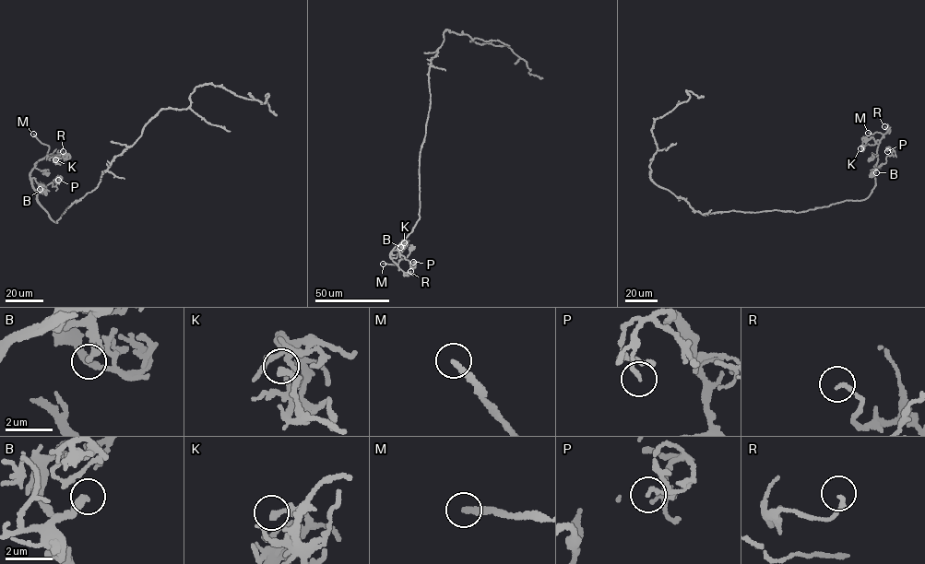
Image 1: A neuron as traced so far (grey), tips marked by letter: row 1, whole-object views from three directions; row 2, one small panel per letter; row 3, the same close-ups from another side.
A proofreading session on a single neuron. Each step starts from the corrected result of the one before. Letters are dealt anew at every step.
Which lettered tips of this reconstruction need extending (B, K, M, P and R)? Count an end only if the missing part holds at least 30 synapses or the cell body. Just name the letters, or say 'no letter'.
M

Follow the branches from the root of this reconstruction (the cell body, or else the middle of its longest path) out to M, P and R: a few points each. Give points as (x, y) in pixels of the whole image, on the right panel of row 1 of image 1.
M: (729, 211), (799, 213), (847, 200), (864, 199), (875, 185), (877, 152), (883, 135), (880, 133), (868, 133)
P: (729, 211), (799, 213), (863, 200), (875, 185), (873, 167), (892, 155), (889, 146), (887, 151)
R: (729, 211), (799, 213), (847, 200), (864, 199), (875, 185), (874, 169), (880, 140), (890, 131), (884, 126)

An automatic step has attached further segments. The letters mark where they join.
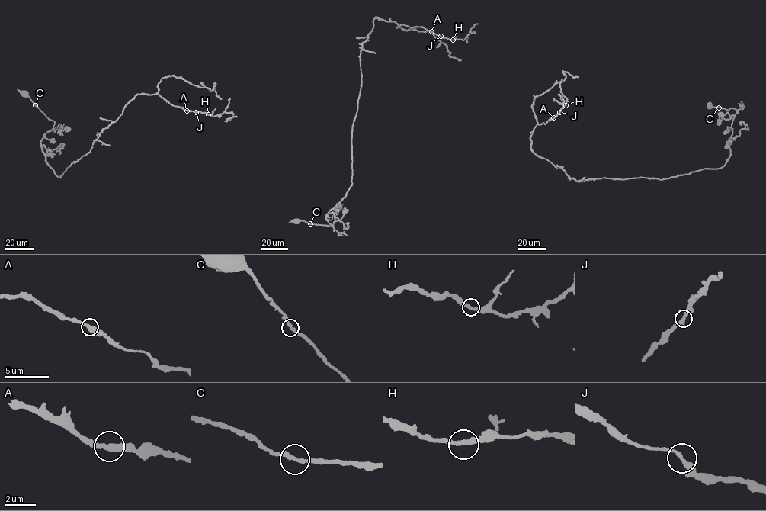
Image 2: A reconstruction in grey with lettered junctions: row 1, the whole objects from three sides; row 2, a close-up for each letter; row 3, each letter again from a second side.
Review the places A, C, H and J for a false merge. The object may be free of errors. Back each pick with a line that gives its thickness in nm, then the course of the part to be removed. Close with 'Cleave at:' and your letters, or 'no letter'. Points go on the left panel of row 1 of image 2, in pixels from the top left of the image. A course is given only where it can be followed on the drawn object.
Cleave at: no letter

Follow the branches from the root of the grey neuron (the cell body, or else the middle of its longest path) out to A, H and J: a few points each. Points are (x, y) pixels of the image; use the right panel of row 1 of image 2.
A: (709, 105), (738, 111), (725, 163), (661, 179), (568, 178), (531, 149), (537, 123), (554, 117)
H: (709, 105), (738, 111), (722, 167), (661, 179), (579, 181), (531, 149), (537, 123), (565, 105)
J: (709, 105), (738, 111), (725, 163), (661, 179), (568, 178), (530, 146), (537, 123), (559, 112)

